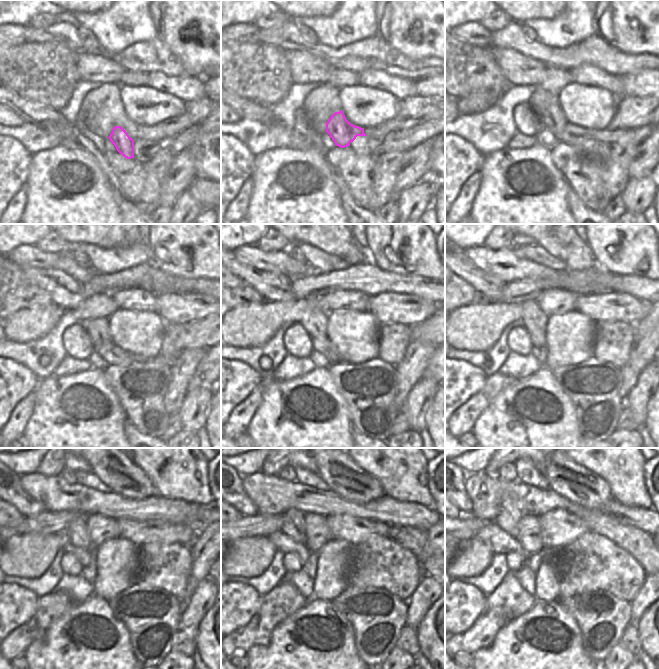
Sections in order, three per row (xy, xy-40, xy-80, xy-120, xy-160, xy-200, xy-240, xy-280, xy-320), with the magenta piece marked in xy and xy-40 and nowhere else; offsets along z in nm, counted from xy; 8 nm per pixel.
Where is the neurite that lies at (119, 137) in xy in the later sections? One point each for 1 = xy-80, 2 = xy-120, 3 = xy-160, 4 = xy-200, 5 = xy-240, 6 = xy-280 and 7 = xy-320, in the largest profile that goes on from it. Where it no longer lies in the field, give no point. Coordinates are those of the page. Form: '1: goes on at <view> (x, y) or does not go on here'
1: goes on at xy-80 (553, 118)
2: goes on at xy-120 (97, 329)
3: goes on at xy-160 (315, 321)
4: goes on at xy-200 (535, 321)
5: goes on at xy-240 (77, 533)
6: goes on at xy-280 (293, 526)
7: goes on at xy-320 (509, 516)

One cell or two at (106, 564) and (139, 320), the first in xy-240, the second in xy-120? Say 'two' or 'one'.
one

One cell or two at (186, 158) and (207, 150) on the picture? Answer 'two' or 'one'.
two

